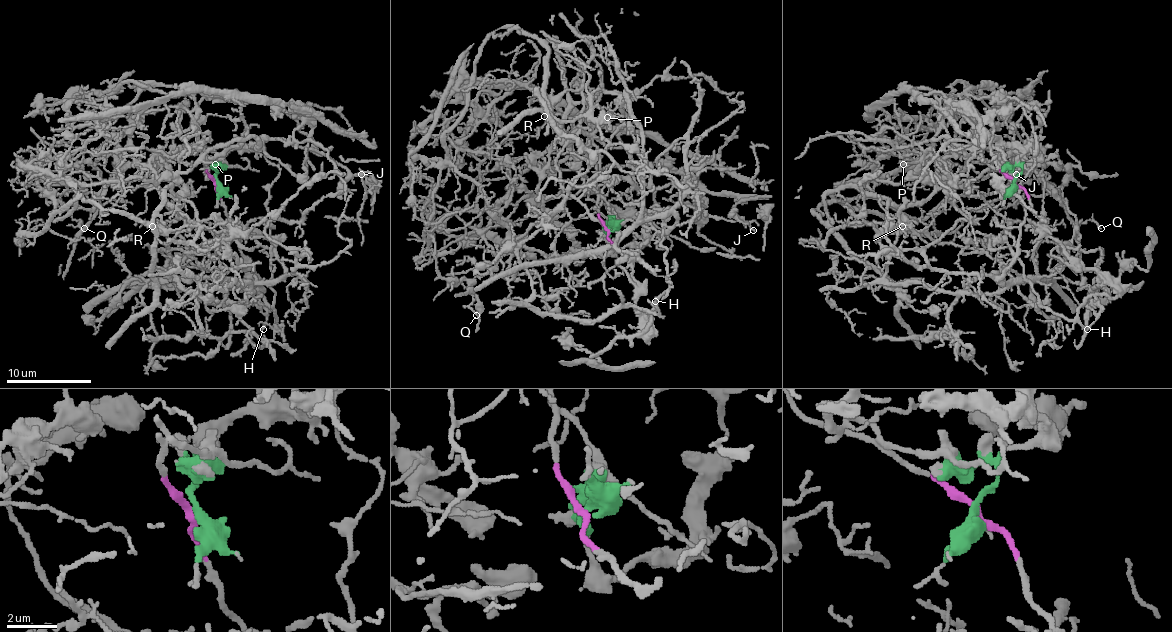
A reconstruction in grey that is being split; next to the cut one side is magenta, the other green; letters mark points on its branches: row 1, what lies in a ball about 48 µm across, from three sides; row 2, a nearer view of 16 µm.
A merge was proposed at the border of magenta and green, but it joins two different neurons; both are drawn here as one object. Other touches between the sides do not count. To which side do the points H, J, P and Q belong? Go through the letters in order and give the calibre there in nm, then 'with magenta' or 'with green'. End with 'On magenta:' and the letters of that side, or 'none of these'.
H: 130 nm | with magenta
J: 160 nm | with green
P: 140 nm | with green
Q: 120 nm | with magenta
On magenta: H, Q

